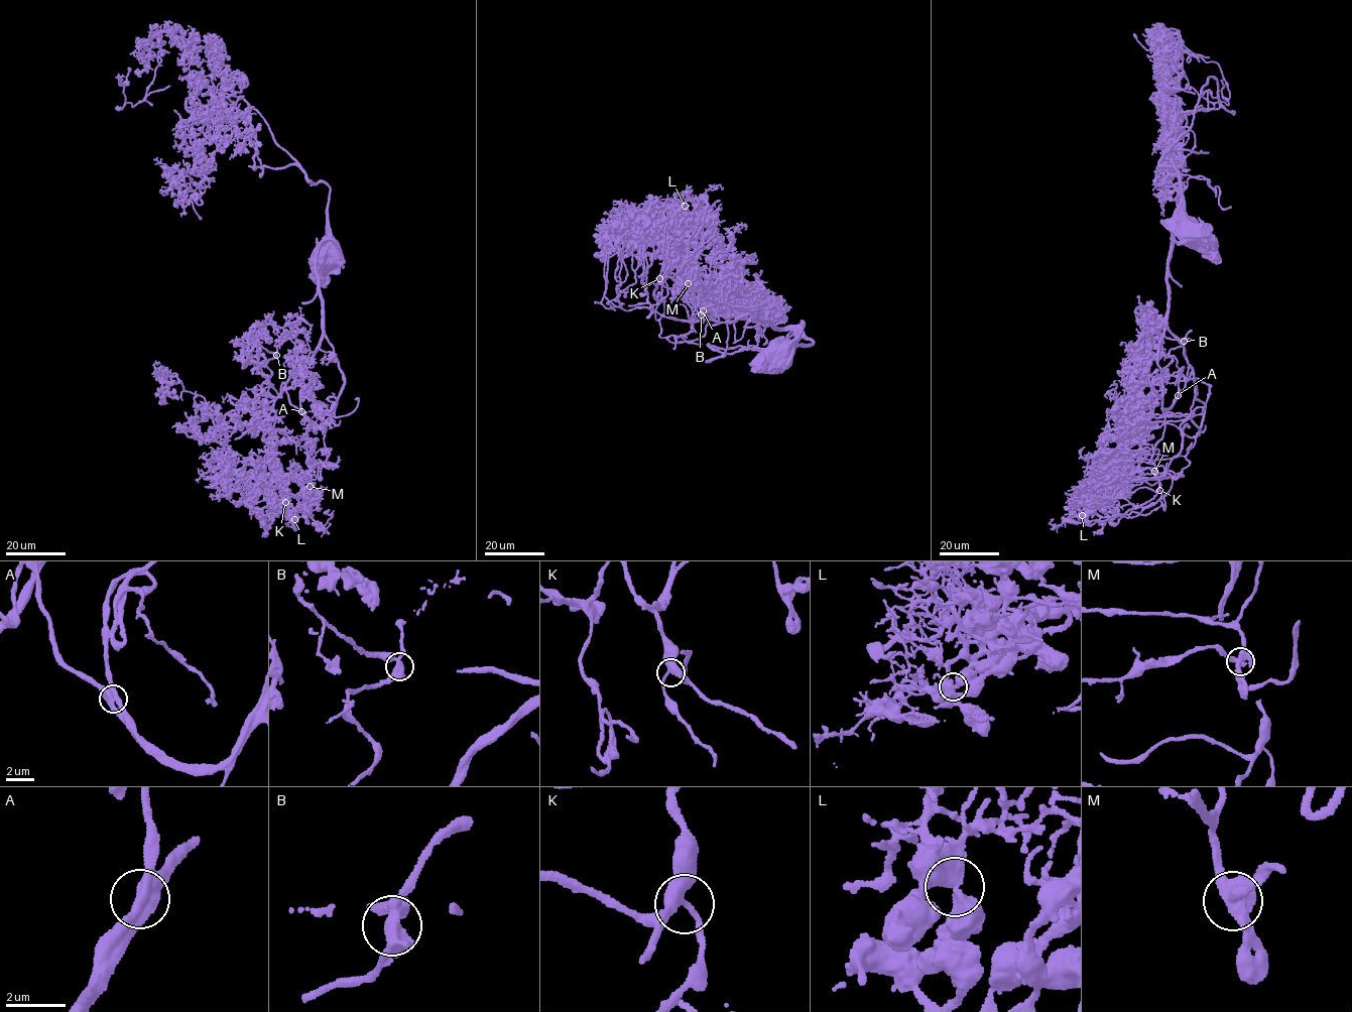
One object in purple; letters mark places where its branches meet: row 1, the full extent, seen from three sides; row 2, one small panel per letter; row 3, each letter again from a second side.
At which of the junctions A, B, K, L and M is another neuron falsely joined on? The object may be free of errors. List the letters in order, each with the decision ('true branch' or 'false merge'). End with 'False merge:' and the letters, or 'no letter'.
A: true branch
B: true branch
K: true branch
L: true branch
M: true branch
False merge: no letter

